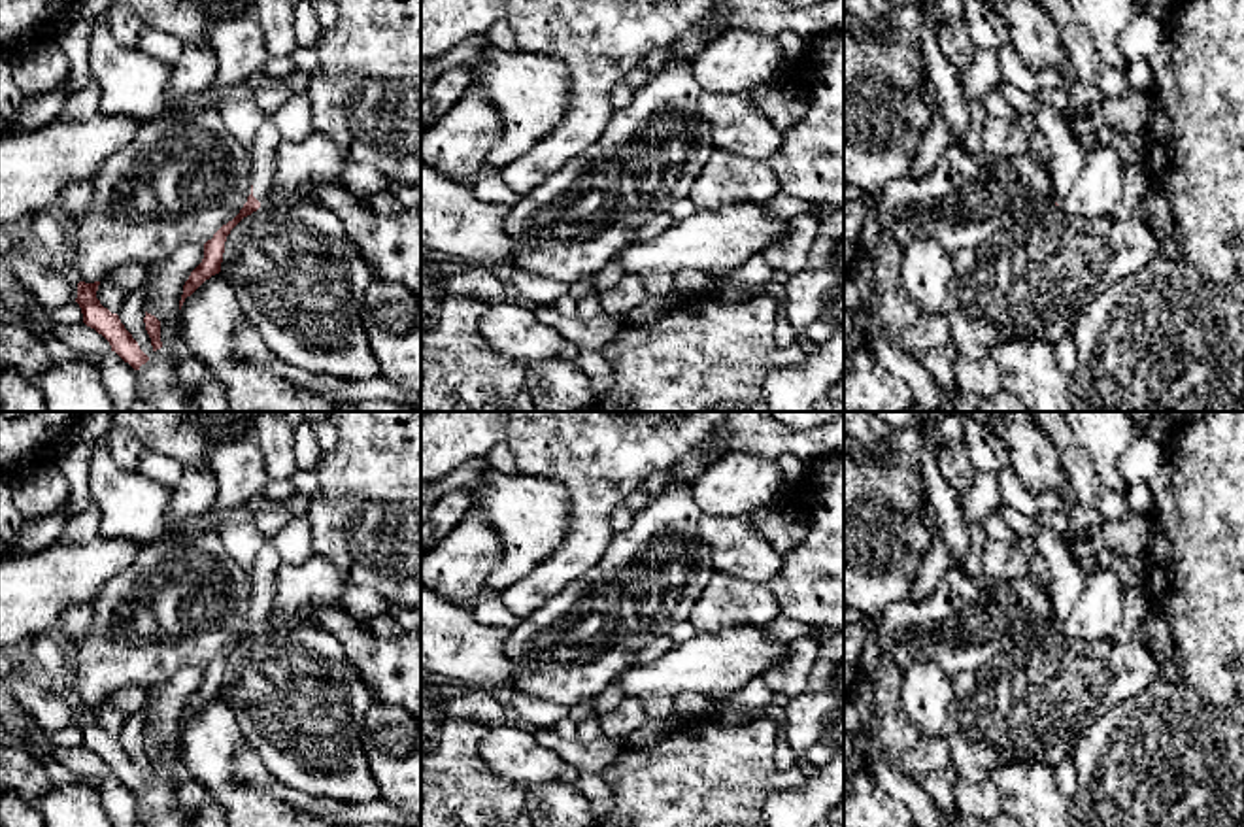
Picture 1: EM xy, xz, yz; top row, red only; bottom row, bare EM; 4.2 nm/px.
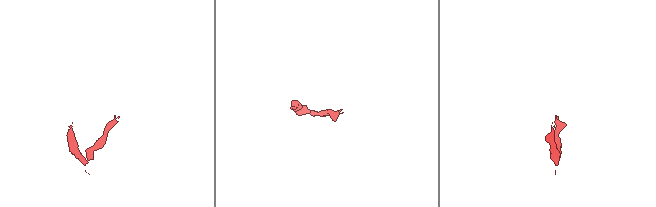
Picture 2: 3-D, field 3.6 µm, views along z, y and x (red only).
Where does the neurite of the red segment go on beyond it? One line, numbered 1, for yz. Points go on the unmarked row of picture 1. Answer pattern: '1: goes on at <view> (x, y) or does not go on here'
1: does not go on here

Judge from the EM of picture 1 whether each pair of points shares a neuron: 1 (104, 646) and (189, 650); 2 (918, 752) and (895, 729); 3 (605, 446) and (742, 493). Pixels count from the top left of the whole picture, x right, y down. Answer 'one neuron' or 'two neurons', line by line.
1: one neuron
2: one neuron
3: two neurons

